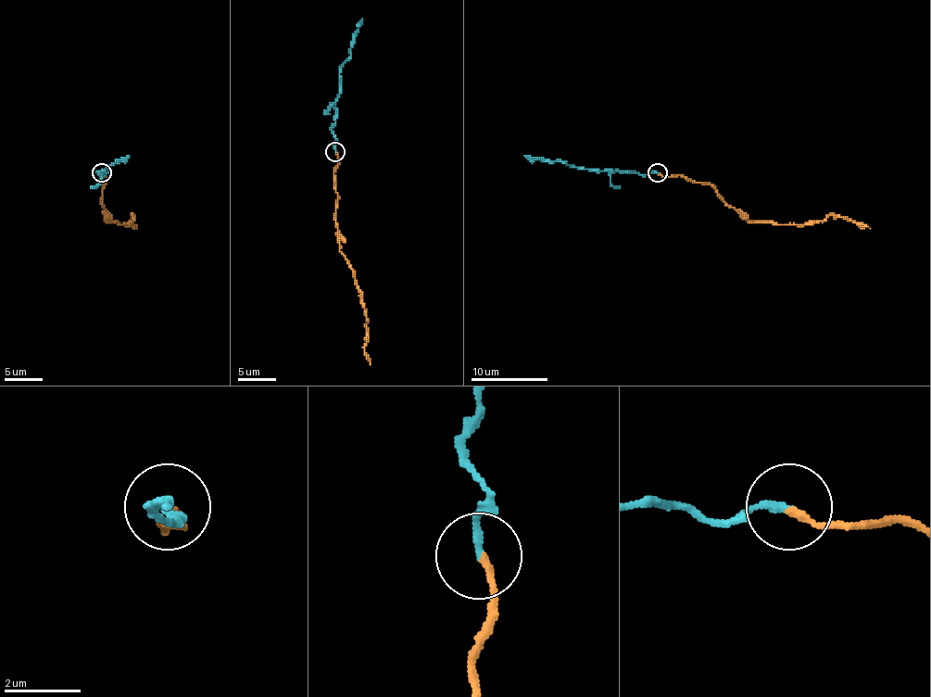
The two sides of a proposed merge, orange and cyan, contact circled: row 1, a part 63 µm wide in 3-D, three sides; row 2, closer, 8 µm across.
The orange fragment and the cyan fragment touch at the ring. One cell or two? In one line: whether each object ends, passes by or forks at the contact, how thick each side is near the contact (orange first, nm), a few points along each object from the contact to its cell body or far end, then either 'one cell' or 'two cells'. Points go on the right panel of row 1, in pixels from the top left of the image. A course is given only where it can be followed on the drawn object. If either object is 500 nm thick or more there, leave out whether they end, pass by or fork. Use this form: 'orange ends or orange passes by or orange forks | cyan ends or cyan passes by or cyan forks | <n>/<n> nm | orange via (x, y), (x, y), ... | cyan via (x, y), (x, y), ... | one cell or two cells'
orange ends | cyan ends | 170/200 nm | orange via (658, 172), (708, 183), (749, 221), (799, 224), (824, 221), (830, 215), (870, 228) | cyan via (658, 172), (641, 174), (578, 169), (560, 161), (528, 159), (524, 156) | two cells

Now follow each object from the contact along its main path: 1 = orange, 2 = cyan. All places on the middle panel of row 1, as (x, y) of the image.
1: (335, 152), (337, 158), (333, 177), (339, 251), (353, 271), (360, 294), (366, 319), (364, 355), (370, 364)
2: (335, 152), (335, 135), (332, 127), (335, 123), (339, 72), (351, 55), (353, 33), (362, 19)

